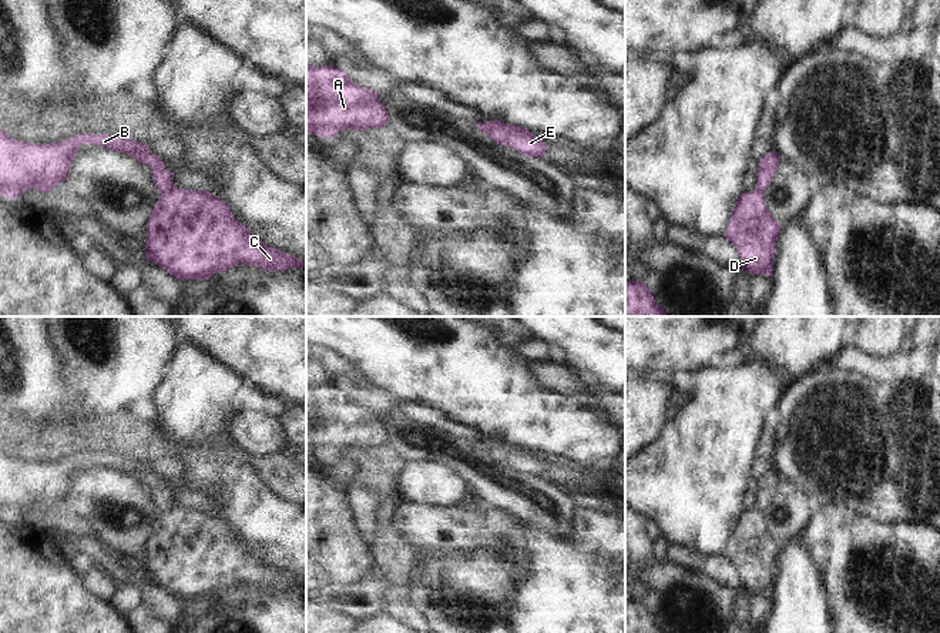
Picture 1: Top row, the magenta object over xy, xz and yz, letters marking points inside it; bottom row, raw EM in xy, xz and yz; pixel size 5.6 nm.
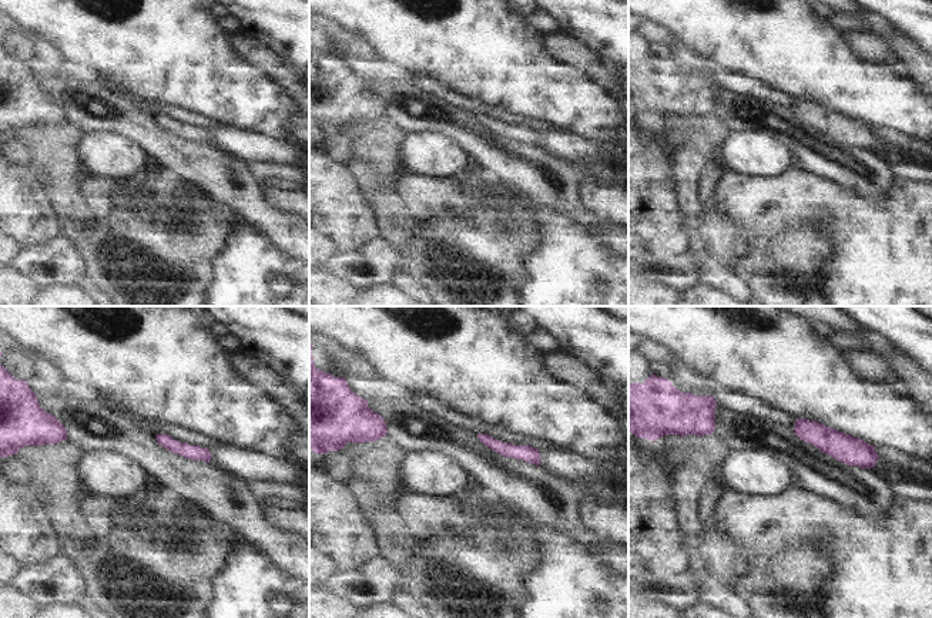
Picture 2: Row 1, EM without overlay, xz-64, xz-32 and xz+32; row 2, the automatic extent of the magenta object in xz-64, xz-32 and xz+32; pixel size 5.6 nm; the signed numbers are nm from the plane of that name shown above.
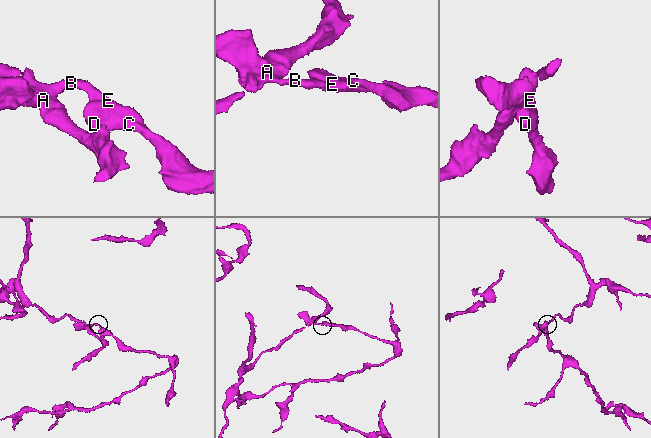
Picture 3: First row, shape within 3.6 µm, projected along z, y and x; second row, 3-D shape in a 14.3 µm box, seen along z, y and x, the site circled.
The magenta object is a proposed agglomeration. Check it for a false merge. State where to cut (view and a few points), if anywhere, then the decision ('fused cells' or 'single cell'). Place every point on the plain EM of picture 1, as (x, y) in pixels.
cut none; single cell

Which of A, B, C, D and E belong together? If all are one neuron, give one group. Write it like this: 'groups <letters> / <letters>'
groups A B C D E

